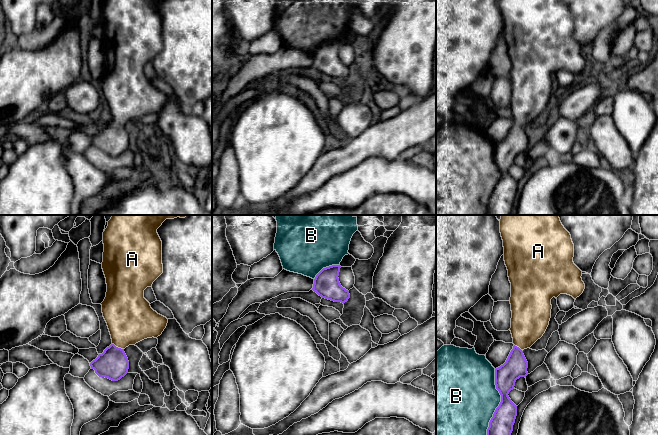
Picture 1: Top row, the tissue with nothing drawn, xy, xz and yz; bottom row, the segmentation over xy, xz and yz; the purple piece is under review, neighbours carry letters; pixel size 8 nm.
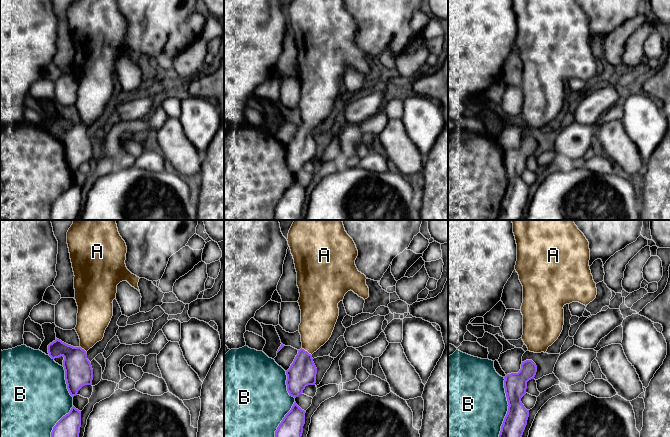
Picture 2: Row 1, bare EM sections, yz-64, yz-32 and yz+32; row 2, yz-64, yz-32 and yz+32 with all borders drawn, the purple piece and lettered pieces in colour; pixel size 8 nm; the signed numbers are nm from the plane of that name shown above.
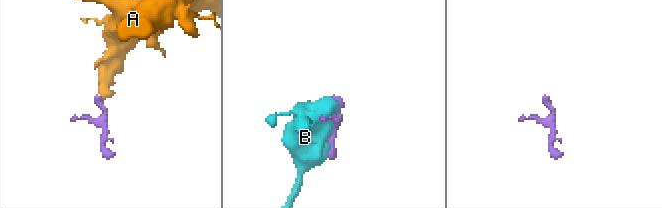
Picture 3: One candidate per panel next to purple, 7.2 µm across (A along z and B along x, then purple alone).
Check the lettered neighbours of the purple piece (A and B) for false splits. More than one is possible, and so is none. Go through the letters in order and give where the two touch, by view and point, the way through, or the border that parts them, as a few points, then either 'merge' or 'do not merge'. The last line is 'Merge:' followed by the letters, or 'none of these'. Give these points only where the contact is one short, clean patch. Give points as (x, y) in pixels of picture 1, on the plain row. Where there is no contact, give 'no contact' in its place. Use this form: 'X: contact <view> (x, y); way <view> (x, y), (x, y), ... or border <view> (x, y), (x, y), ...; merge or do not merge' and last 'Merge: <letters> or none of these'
A: contact xy (117, 123); way xy (113, 139), (117, 123), (130, 95); merge
B: contact yz (499, 180); do not merge
Merge: A

